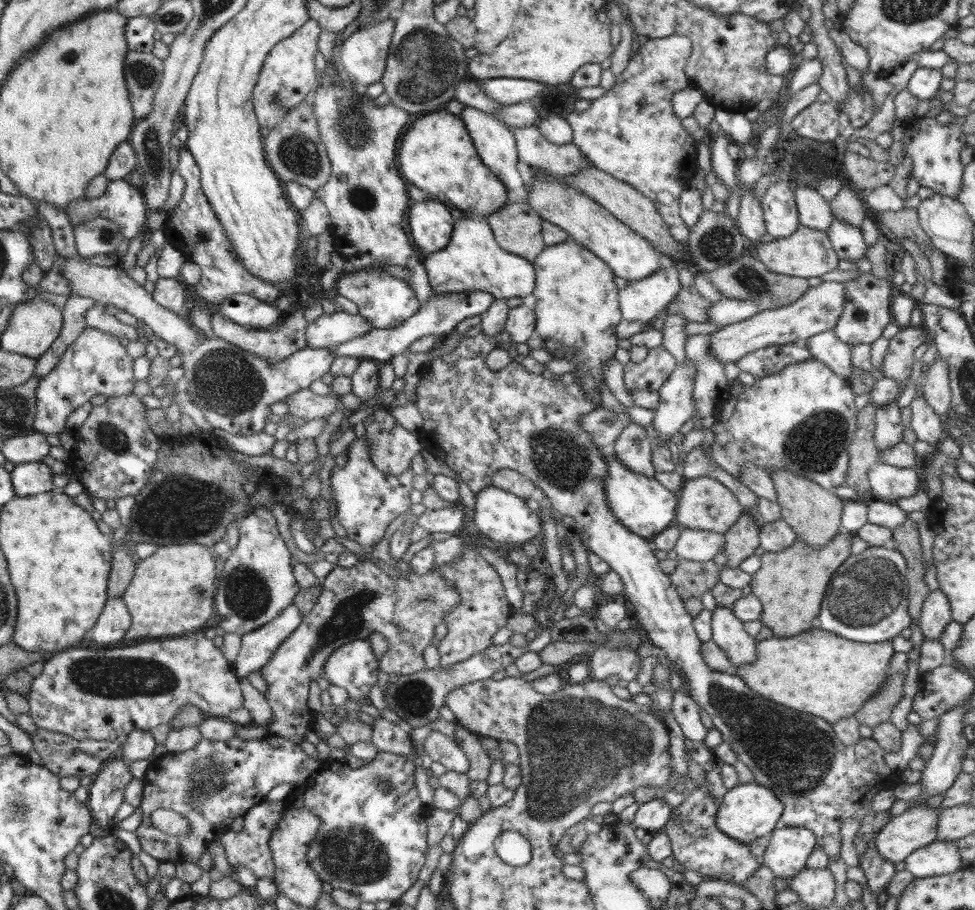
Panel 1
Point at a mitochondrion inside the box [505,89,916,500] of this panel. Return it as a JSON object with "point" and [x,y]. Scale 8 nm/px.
{"point":[815,447]}

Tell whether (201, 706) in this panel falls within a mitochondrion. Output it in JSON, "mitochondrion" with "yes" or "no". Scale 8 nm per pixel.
{"mitochondrion":"no"}

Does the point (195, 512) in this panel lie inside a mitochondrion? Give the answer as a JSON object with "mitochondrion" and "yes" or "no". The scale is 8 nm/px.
{"mitochondrion":"yes"}

